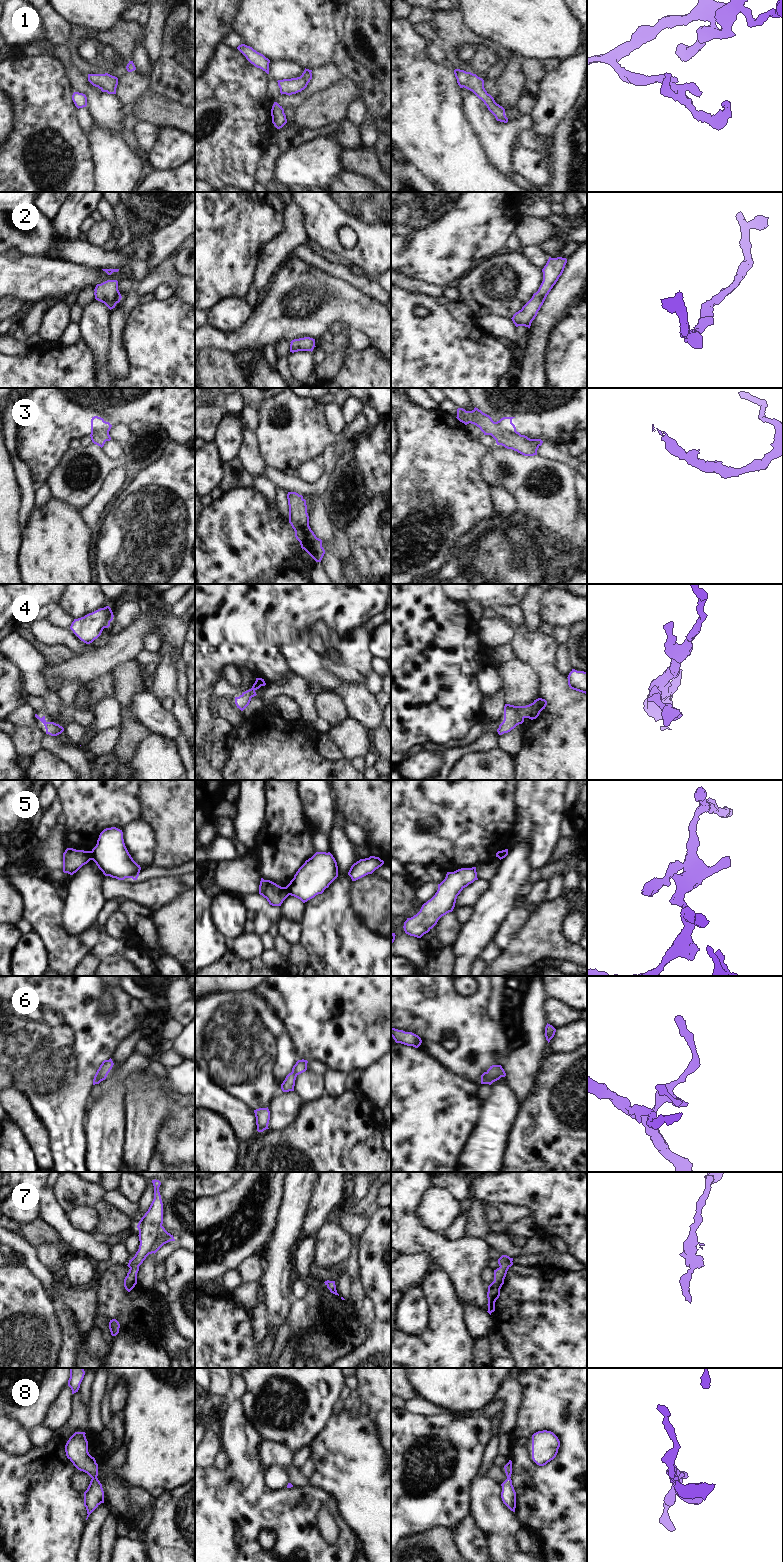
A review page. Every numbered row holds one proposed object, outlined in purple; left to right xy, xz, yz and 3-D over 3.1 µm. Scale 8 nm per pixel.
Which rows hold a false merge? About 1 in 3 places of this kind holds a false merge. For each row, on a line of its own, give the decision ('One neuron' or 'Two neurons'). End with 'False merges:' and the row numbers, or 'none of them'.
1: One neuron
2: One neuron
3: One neuron
4: One neuron
5: Two neurons
6: One neuron
7: One neuron
8: One neuron
False merges: 5.

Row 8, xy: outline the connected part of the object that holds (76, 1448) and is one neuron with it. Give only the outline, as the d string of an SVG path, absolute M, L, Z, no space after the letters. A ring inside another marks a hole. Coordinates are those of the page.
M75 1432L65 1445L67 1458L80 1471L87 1473L92 1479L84 1492L84 1506L87 1518L101 1504L104 1503L104 1491L98 1480L98 1464L88 1452L88 1441L85 1432Z

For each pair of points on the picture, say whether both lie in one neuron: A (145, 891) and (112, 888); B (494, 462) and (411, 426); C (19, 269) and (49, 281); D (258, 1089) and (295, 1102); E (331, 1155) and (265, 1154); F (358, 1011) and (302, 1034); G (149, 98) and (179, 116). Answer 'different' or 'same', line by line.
A: same
B: different
C: same
D: different
E: same
F: same
G: same

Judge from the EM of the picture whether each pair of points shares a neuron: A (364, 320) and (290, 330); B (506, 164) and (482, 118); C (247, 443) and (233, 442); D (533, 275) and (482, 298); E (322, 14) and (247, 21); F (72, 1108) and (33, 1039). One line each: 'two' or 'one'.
A: one
B: one
C: two
D: one
E: one
F: one

